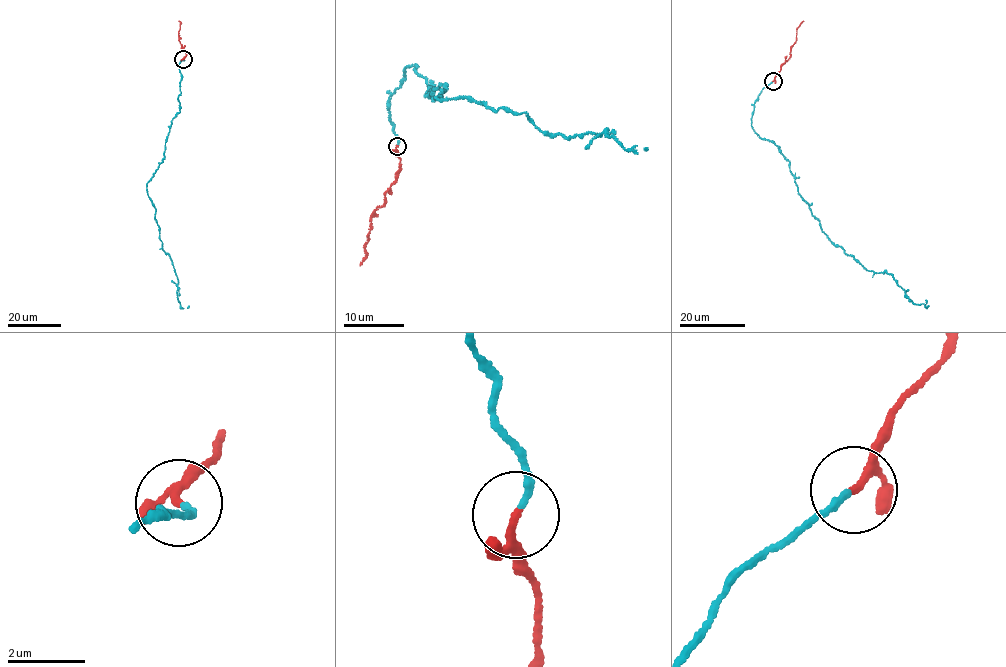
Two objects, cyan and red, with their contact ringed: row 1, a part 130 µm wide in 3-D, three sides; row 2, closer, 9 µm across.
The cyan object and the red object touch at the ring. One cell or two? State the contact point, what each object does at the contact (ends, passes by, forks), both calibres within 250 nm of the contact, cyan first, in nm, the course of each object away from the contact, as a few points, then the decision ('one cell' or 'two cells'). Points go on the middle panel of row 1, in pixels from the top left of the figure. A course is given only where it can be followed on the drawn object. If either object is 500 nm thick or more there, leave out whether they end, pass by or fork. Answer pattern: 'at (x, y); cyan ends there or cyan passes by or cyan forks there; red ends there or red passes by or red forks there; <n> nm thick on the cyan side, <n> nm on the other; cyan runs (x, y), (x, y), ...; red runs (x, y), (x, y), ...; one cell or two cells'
at (397, 146); cyan ends there; red passes by; 160 nm thick on the cyan side, 150 nm on the other; cyan runs (396, 145), (388, 109), (407, 65), (434, 87), (429, 97), (439, 84), (438, 99), (646, 149); red runs (396, 146), (400, 167), (385, 193), (384, 203), (374, 210), (365, 256), (360, 265); one cell

